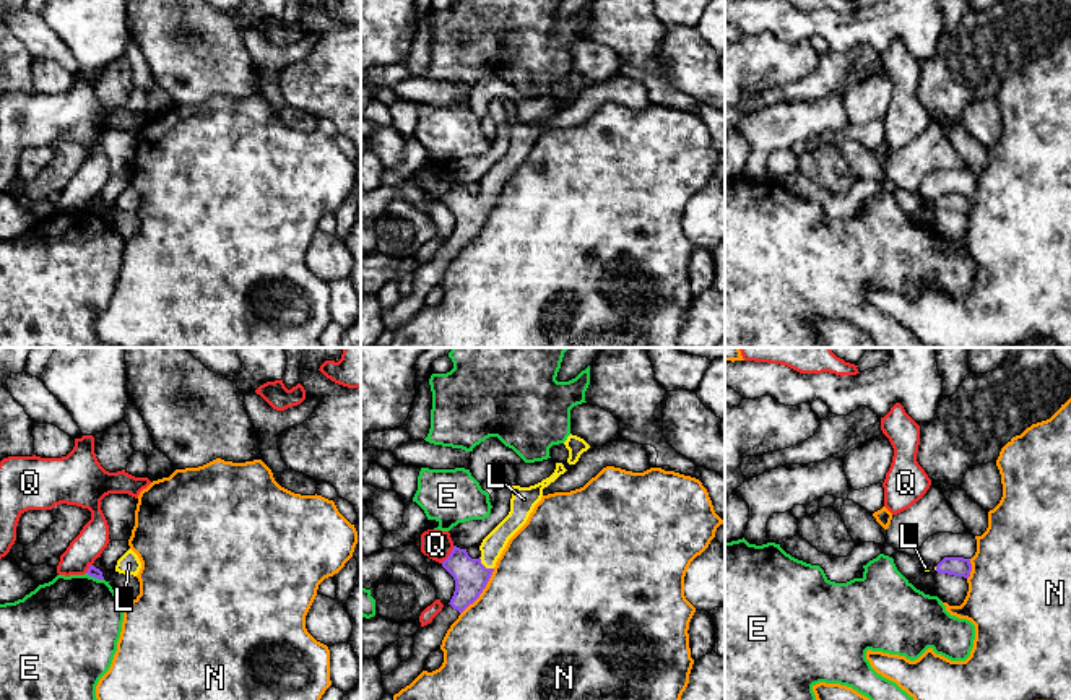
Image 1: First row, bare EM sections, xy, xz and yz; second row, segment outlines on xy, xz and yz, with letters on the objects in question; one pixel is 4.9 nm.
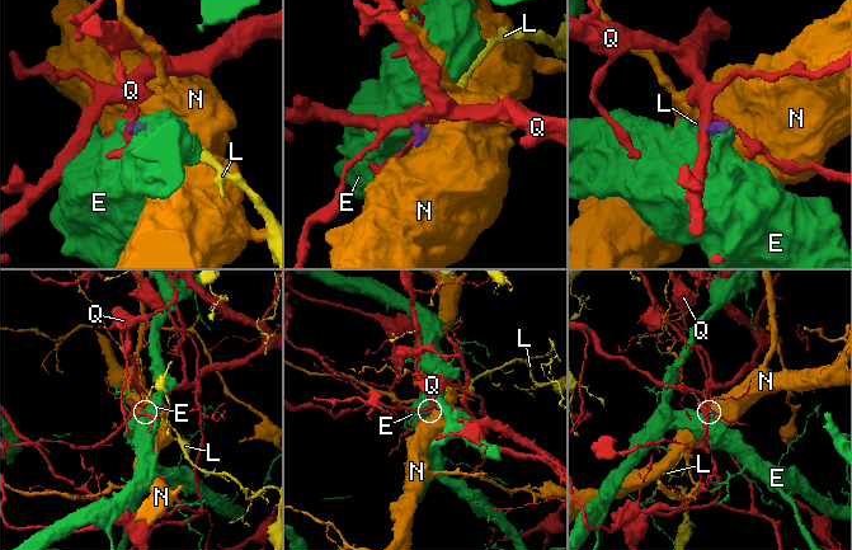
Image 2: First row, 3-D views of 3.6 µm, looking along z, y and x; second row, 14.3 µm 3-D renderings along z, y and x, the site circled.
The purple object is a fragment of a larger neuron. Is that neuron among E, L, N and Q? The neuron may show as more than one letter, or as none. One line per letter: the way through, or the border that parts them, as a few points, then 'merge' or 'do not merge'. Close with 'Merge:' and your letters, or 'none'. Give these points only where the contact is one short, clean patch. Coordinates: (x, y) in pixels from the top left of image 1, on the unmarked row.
E: border xy (86, 208), (103, 216); do not merge
L: way xz (470, 211), (483, 202), (491, 184); merge
N: border xz (494, 205), (483, 228), (460, 250); do not merge
Q: border xz (454, 182), (441, 198); do not merge
Merge: L

